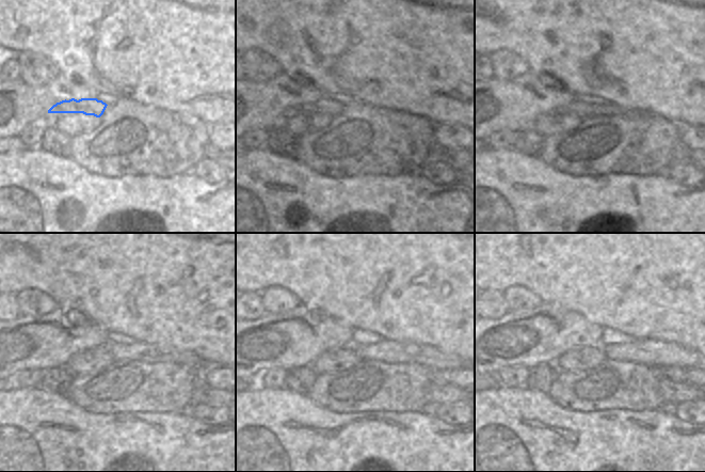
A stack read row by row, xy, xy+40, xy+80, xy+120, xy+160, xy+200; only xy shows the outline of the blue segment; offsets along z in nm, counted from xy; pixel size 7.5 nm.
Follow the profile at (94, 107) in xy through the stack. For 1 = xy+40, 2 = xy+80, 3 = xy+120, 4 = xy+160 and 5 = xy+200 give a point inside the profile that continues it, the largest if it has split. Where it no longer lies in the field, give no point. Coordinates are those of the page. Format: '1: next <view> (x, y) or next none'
1: next xy+40 (331, 106)
2: next xy+80 (581, 109)
3: next xy+120 (139, 351)
4: next xy+160 (386, 350)
5: next xy+200 (653, 352)

